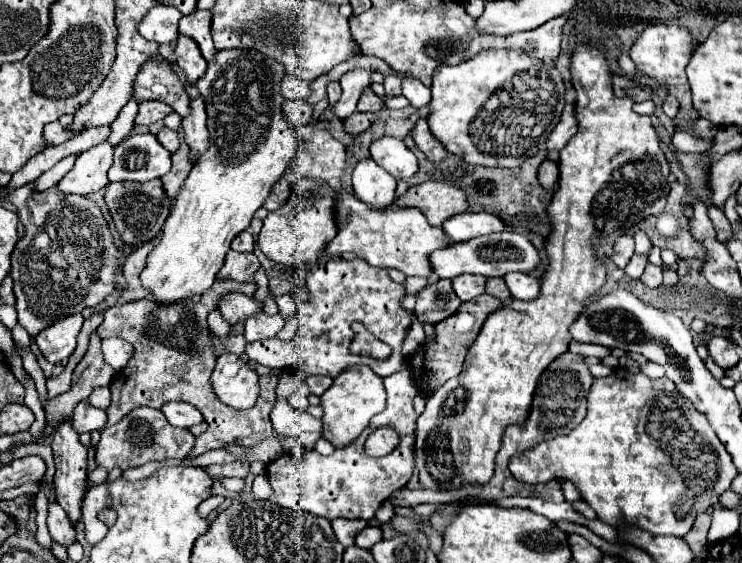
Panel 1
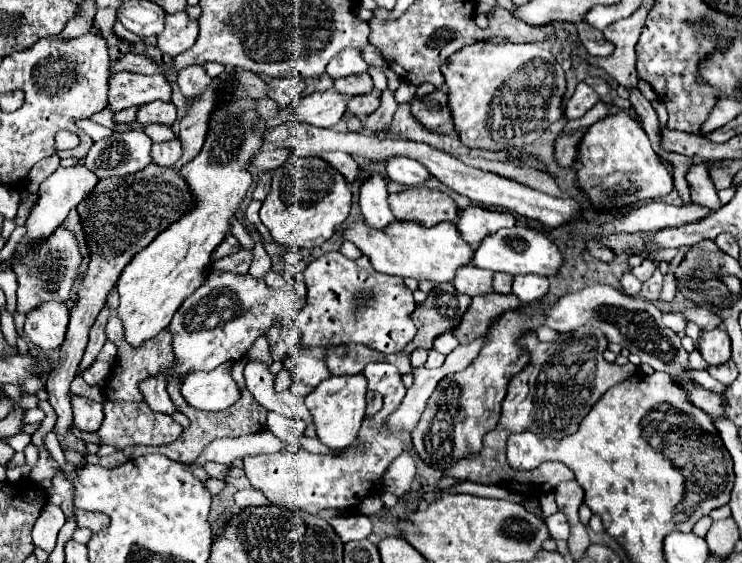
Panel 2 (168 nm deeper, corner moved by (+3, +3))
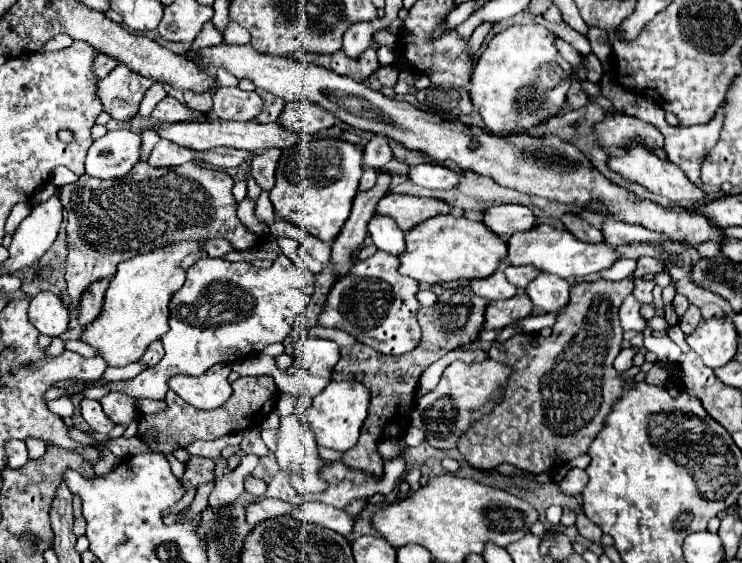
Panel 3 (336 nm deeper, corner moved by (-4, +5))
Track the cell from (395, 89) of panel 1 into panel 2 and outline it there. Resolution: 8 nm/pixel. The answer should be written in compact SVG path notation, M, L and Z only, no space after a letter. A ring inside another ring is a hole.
M383 90L381 94L381 106L367 116L365 120L365 128L375 132L375 134L381 134L381 132L387 132L391 120L393 120L393 112L397 108L397 102L395 102L395 96L391 90Z

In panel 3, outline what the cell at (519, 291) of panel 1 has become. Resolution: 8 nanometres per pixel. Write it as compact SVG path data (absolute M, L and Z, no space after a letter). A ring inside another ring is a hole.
M538 274L526 288L526 294L540 312L558 310L560 306L568 304L568 292L568 280L556 278L554 274Z

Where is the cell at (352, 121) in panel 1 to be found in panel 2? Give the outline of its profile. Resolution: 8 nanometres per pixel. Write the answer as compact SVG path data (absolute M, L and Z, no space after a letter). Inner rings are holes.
M371 90L371 92L367 92L367 94L349 98L349 102L347 102L347 112L363 120L365 116L369 116L369 114L377 108L377 104L381 104L381 102L377 100L377 96L381 96L381 90Z

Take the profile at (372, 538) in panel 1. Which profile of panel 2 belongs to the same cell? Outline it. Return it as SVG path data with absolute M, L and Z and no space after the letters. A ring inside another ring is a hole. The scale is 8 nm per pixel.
M349 514L349 516L329 516L327 522L337 532L343 542L363 540L371 534L371 520L363 514Z

